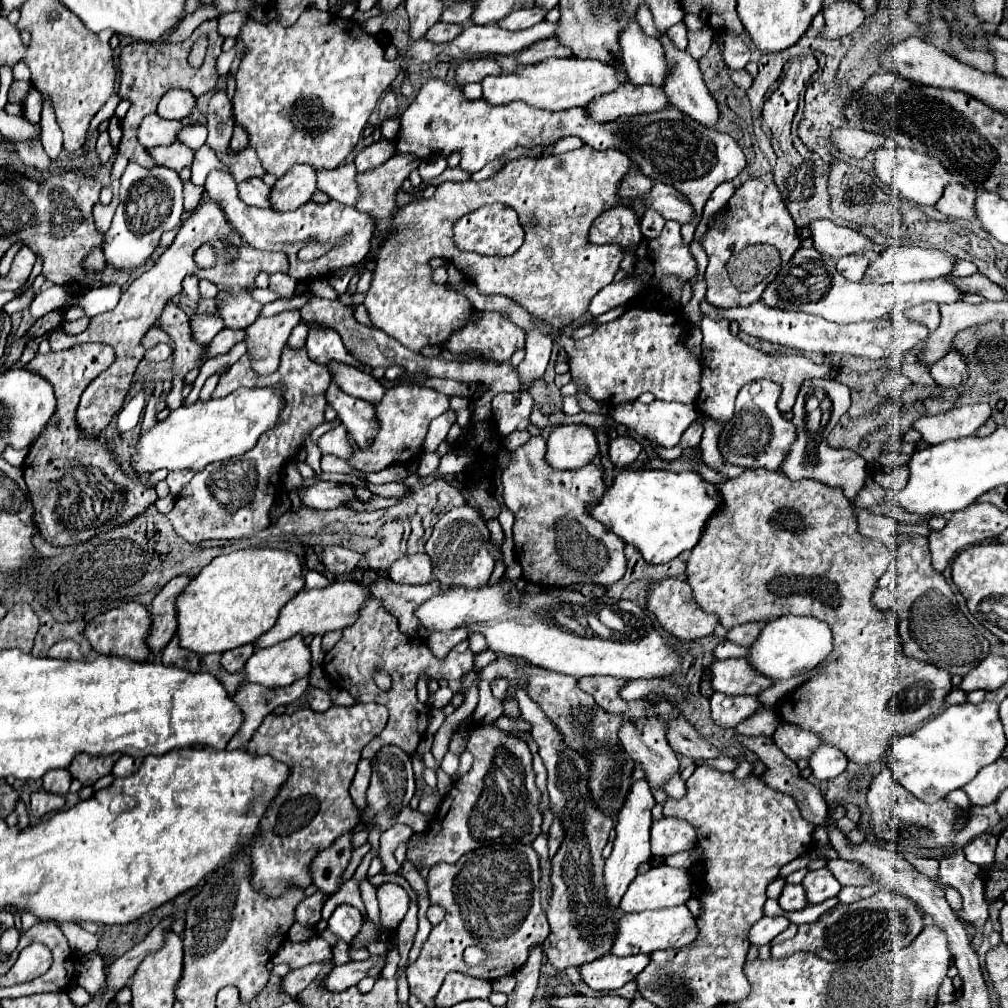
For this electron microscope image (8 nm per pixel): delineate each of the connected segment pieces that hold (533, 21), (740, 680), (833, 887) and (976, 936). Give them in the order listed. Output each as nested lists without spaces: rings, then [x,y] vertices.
[[[541,7],[521,9],[521,11],[509,13],[497,25],[501,25],[501,29],[507,29],[507,31],[521,31],[521,29],[529,29],[529,27],[537,25],[539,21],[545,19],[545,15],[547,15],[547,11]]]
[[[717,659],[705,669],[705,673],[711,677],[713,691],[725,695],[757,695],[773,683],[759,675],[747,659]]]
[[[827,867],[817,869],[817,871],[809,871],[801,885],[805,887],[807,903],[811,903],[811,905],[835,897],[839,893],[839,889],[841,889],[839,881],[831,875],[831,871]]]
[[[961,849],[941,859],[939,865],[939,883],[943,887],[953,887],[955,891],[959,891],[963,899],[963,905],[957,911],[957,919],[963,925],[975,927],[975,933],[969,937],[969,941],[973,951],[977,951],[981,947],[983,925],[989,917],[987,903],[983,899],[983,871],[979,865],[969,863]]]

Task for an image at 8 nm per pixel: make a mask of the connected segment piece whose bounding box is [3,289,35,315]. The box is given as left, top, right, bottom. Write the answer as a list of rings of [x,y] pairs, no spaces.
[[[29,289],[29,291],[25,291],[23,295],[19,295],[19,297],[13,297],[9,303],[5,303],[3,305],[3,309],[11,315],[11,313],[17,313],[17,311],[25,311],[27,307],[29,307],[29,303],[31,303],[31,299],[35,297],[35,291],[33,289]]]

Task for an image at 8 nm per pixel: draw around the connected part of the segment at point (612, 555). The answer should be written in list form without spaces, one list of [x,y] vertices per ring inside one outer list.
[[[541,435],[531,437],[525,445],[517,447],[509,453],[509,465],[503,471],[503,499],[505,505],[513,511],[513,541],[515,541],[515,555],[519,565],[523,567],[523,579],[541,587],[569,587],[577,583],[597,583],[603,587],[611,587],[619,581],[627,569],[627,559],[623,555],[625,543],[613,535],[613,531],[605,531],[597,519],[589,515],[589,503],[597,503],[605,493],[603,471],[589,463],[585,467],[573,471],[557,471],[551,469],[545,461],[545,439]]]

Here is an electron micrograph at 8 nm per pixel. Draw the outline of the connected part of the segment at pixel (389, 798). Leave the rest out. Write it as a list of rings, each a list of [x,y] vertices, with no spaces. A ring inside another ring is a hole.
[[[387,745],[373,757],[371,765],[373,765],[373,775],[371,775],[371,783],[367,789],[367,809],[363,811],[361,823],[367,829],[371,829],[371,825],[375,823],[379,827],[379,831],[393,827],[395,823],[403,823],[403,825],[411,827],[413,831],[425,831],[431,821],[429,815],[423,815],[409,807],[409,801],[415,795],[411,757],[403,749],[399,749],[395,745]]]

